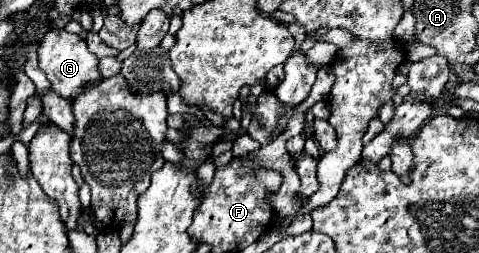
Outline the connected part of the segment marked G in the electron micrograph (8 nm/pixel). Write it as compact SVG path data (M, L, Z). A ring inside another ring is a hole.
M51 27L43 39L39 41L37 47L37 57L39 57L39 69L47 75L47 79L51 81L51 87L55 93L59 93L65 99L75 97L77 91L81 91L81 87L89 85L89 81L99 81L101 75L97 71L97 55L93 55L87 47L87 41L81 39L79 35L71 35L65 29L59 27Z

